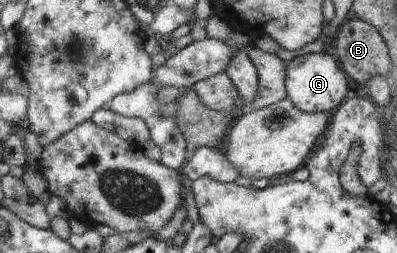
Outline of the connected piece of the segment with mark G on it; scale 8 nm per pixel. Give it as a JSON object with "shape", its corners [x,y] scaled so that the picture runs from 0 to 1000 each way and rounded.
{"shape":[[[831,198],[773,209],[718,245],[718,387],[766,447],[826,447],[859,407],[874,364],[874,312]]]}

